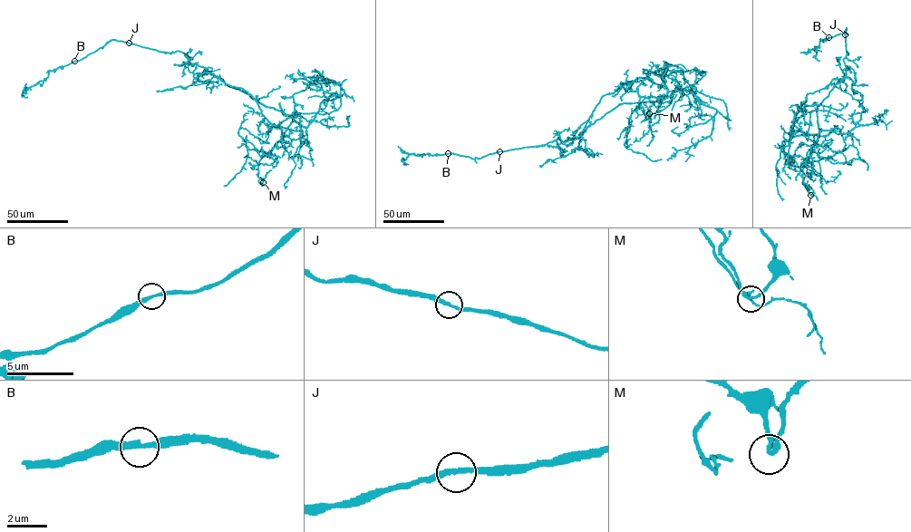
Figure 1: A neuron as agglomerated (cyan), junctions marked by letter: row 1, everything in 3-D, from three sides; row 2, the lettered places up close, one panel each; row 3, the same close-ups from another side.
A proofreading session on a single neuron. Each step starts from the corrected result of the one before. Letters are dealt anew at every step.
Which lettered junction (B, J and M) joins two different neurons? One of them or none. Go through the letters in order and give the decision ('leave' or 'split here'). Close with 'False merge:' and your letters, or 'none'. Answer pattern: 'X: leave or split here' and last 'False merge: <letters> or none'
B: leave
J: leave
M: leave
False merge: none

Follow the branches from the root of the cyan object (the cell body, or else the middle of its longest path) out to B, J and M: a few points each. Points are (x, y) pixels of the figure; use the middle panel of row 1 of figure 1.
B: (603, 116), (576, 138), (564, 141), (558, 138), (546, 144), (499, 151), (478, 159), (448, 153)
J: (603, 116), (576, 138), (564, 141), (558, 138), (546, 144), (500, 151)
M: (603, 116), (619, 104), (654, 101), (665, 98), (663, 96), (641, 97), (640, 109), (645, 115), (649, 113)

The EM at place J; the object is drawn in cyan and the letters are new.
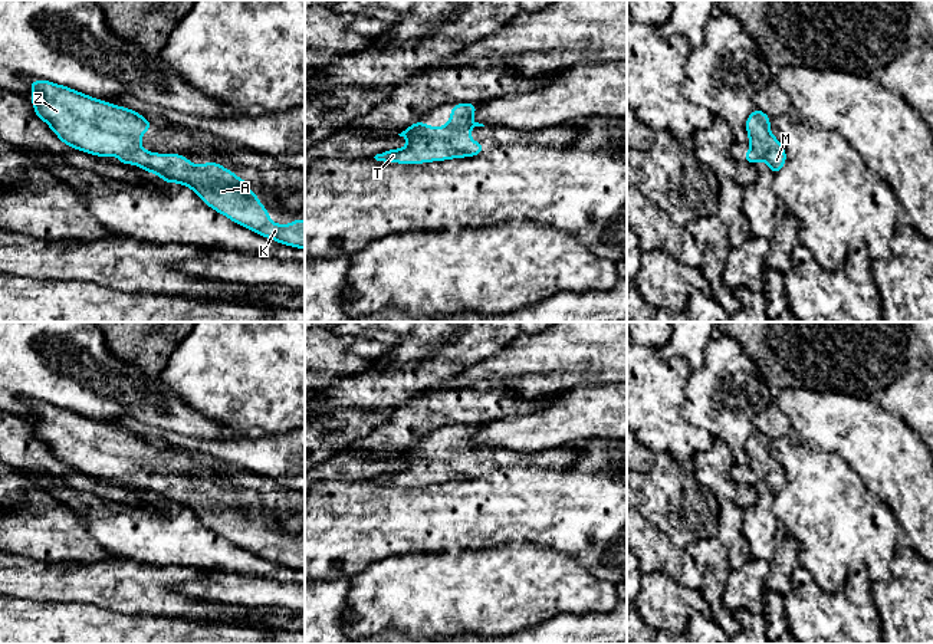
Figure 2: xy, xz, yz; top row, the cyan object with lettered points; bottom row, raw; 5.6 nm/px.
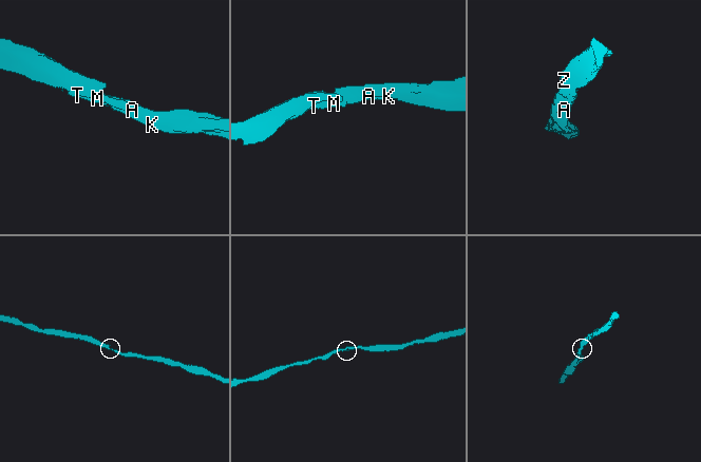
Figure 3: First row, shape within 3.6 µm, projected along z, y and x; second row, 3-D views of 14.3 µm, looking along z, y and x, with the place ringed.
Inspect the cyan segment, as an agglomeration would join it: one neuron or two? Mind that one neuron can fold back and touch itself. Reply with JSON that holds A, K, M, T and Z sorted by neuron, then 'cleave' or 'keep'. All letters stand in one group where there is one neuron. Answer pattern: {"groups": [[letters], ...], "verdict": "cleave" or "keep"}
{"groups": [["A", "K", "M", "T", "Z"]], "verdict": "keep"}

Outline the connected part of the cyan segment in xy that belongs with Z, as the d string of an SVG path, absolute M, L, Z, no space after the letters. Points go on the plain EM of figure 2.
M32 402L33 418L29 420L35 427L36 437L49 446L52 453L66 467L99 479L118 477L122 486L135 486L148 494L155 494L165 505L180 505L193 513L213 532L224 536L230 542L288 568L305 571L305 543L298 540L290 546L273 546L266 529L263 529L246 503L236 499L231 493L217 484L206 484L203 489L191 486L187 479L177 476L152 476L141 470L141 457L151 450L151 444L142 437L121 430L68 408L55 407L50 402Z

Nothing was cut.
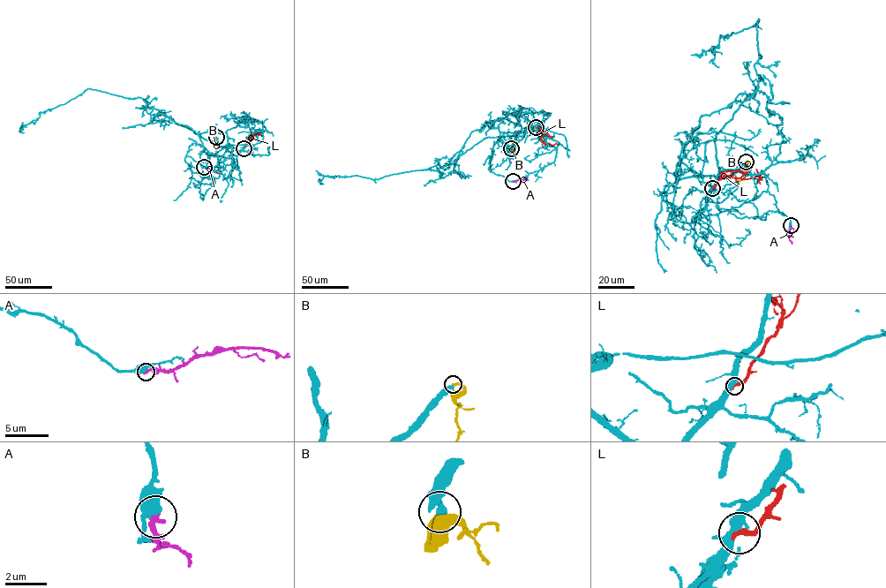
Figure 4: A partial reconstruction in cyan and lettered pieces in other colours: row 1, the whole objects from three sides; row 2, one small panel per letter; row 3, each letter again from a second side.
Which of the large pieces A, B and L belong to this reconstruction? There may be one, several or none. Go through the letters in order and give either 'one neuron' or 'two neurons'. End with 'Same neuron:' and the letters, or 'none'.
A: two neurons
B: two neurons
L: two neurons
Same neuron: none

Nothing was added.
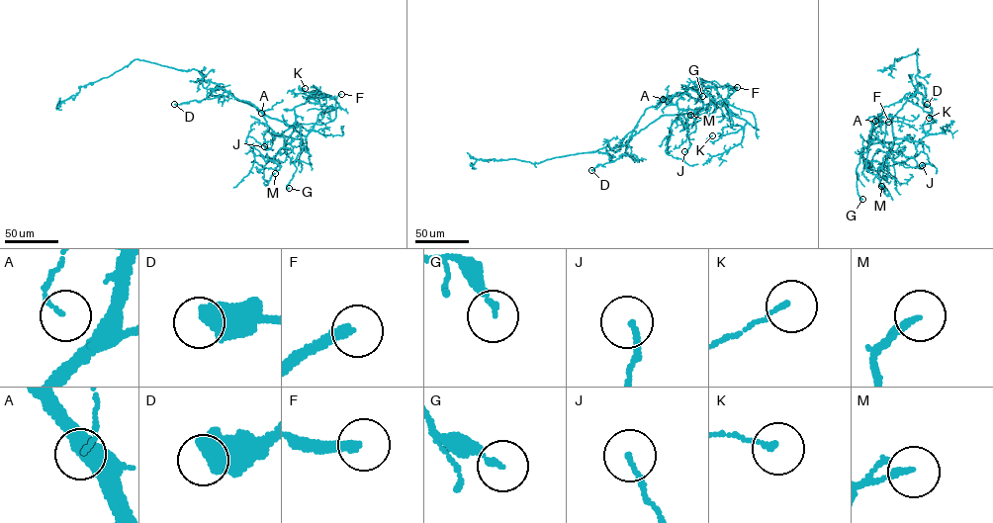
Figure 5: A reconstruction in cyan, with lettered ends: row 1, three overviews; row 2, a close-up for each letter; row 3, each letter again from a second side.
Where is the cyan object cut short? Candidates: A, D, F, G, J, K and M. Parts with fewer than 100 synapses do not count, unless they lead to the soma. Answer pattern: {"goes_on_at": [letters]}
{"goes_on_at": ["F"]}

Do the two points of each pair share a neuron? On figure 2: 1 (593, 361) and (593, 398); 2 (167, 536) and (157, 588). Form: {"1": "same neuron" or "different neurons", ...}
{"1": "different neurons", "2": "different neurons"}

